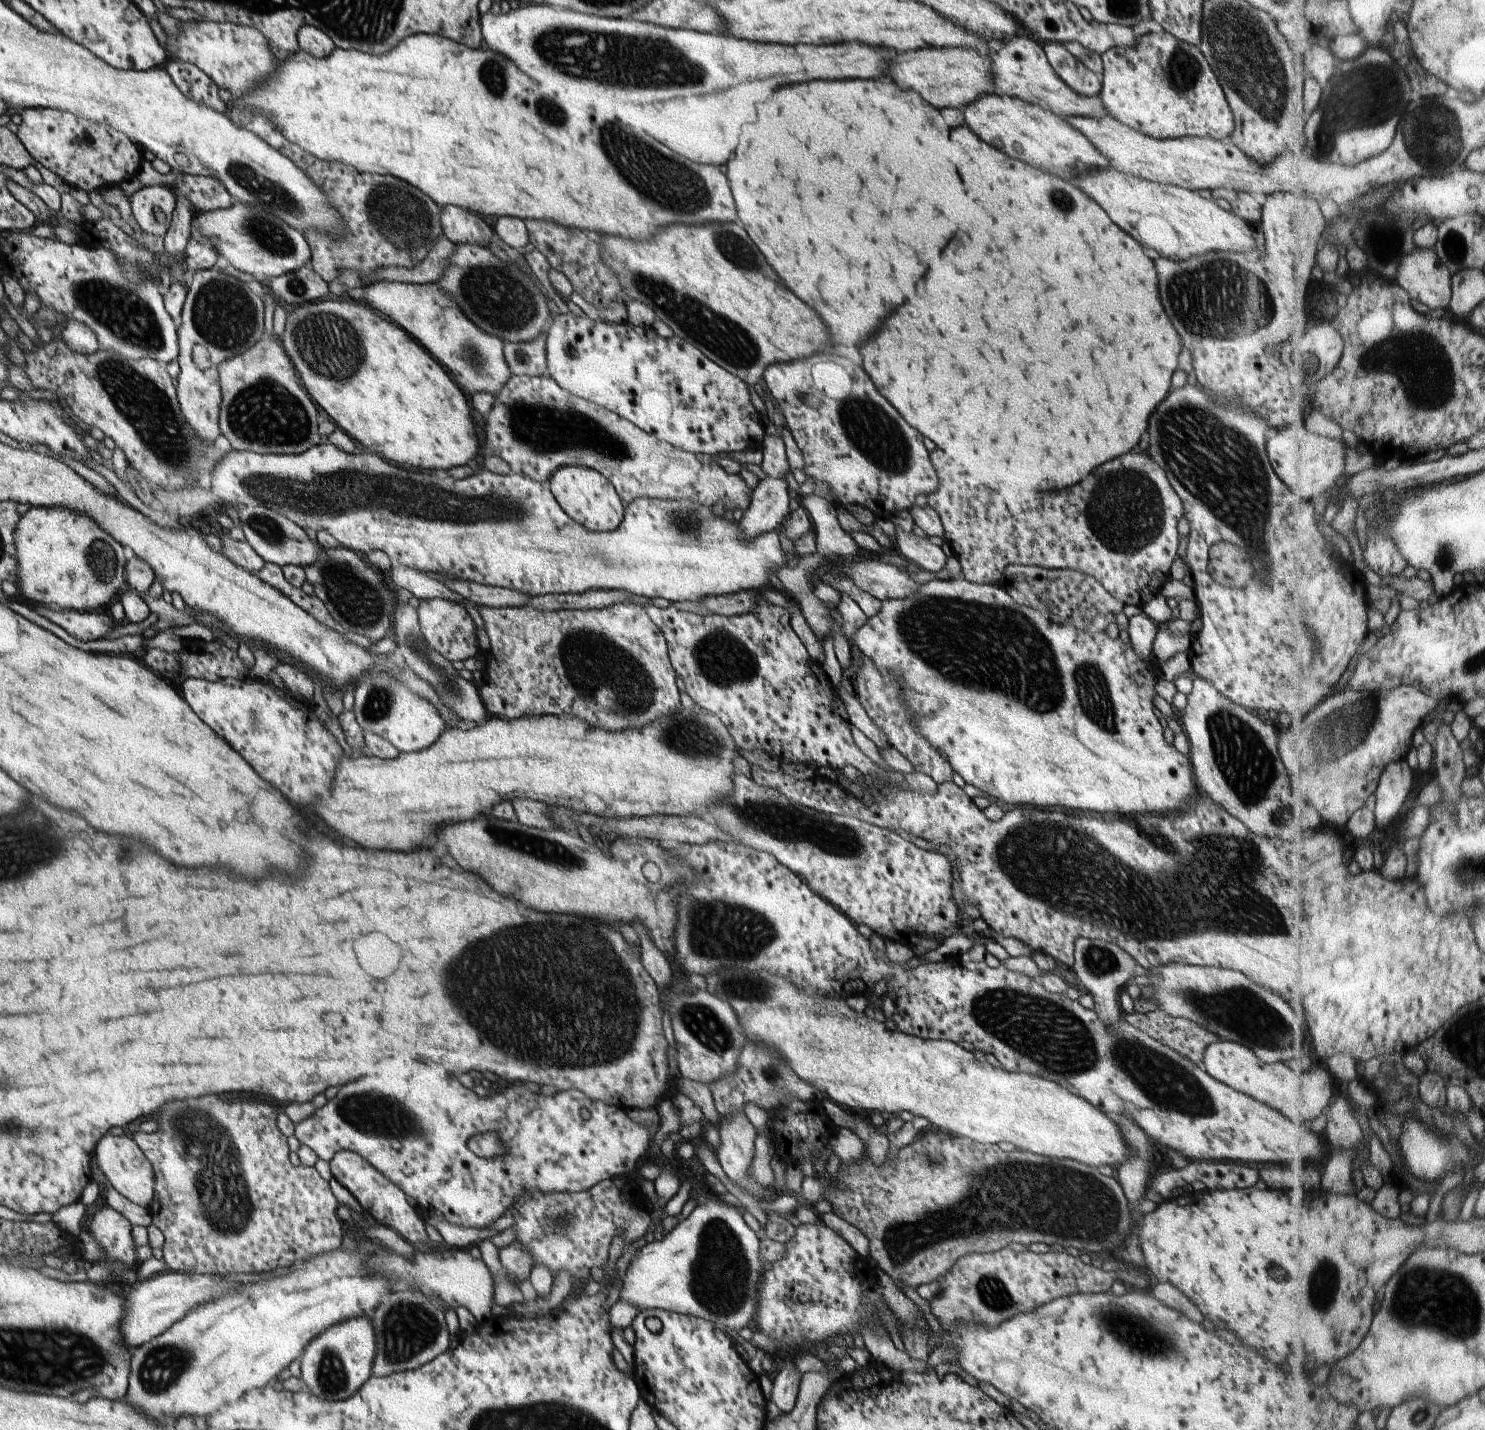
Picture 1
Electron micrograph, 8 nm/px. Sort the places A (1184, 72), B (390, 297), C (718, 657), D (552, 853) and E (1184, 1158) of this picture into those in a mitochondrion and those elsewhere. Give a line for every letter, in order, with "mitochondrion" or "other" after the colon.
A: mitochondrion
B: other
C: mitochondrion
D: mitochondrion
E: other

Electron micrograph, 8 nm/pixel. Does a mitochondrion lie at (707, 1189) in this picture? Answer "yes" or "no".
no

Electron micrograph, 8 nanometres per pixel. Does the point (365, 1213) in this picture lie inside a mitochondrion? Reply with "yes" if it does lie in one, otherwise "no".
no

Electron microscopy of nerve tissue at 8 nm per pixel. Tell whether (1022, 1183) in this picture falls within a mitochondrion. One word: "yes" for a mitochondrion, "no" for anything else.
yes

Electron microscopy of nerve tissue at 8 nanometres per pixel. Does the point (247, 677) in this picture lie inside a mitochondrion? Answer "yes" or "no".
no

